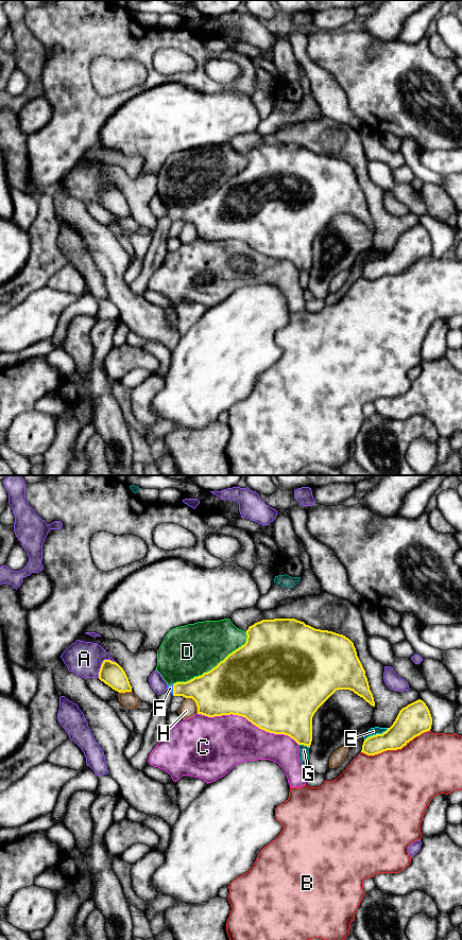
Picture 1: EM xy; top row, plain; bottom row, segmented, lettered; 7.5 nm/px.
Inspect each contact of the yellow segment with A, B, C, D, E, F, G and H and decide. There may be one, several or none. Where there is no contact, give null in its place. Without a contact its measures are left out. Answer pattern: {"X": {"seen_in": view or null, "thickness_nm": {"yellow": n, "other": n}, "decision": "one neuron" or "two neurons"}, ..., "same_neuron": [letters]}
{"A": {"seen_in": "xy", "thickness_nm": {"yellow": 180, "other": 260}, "decision": "two neurons"}, "B": {"seen_in": "xy", "thickness_nm": {"yellow": 240, "other": 500}, "decision": "two neurons"}, "C": {"seen_in": "xy", "thickness_nm": {"yellow": 500, "other": 400}, "decision": "two neurons"}, "D": {"seen_in": "xy", "thickness_nm": {"yellow": 480, "other": 400}, "decision": "two neurons"}, "E": {"seen_in": "xy", "thickness_nm": {"yellow": 200, "other": 60}, "decision": "two neurons"}, "F": {"seen_in": "xy", "thickness_nm": {"yellow": 240, "other": 50}, "decision": "one neuron"}, "G": {"seen_in": "xy", "thickness_nm": {"yellow": 300, "other": 80}, "decision": "two neurons"}, "H": {"seen_in": "xy", "thickness_nm": {"yellow": 380, "other": 120}, "decision": "two neurons"}, "same_neuron": ["F"]}

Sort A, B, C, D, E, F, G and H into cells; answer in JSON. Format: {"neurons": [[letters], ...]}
{"neurons": [["A"], ["B"], ["C"], ["D"], ["E"], ["F"], ["G"], ["H"]]}

